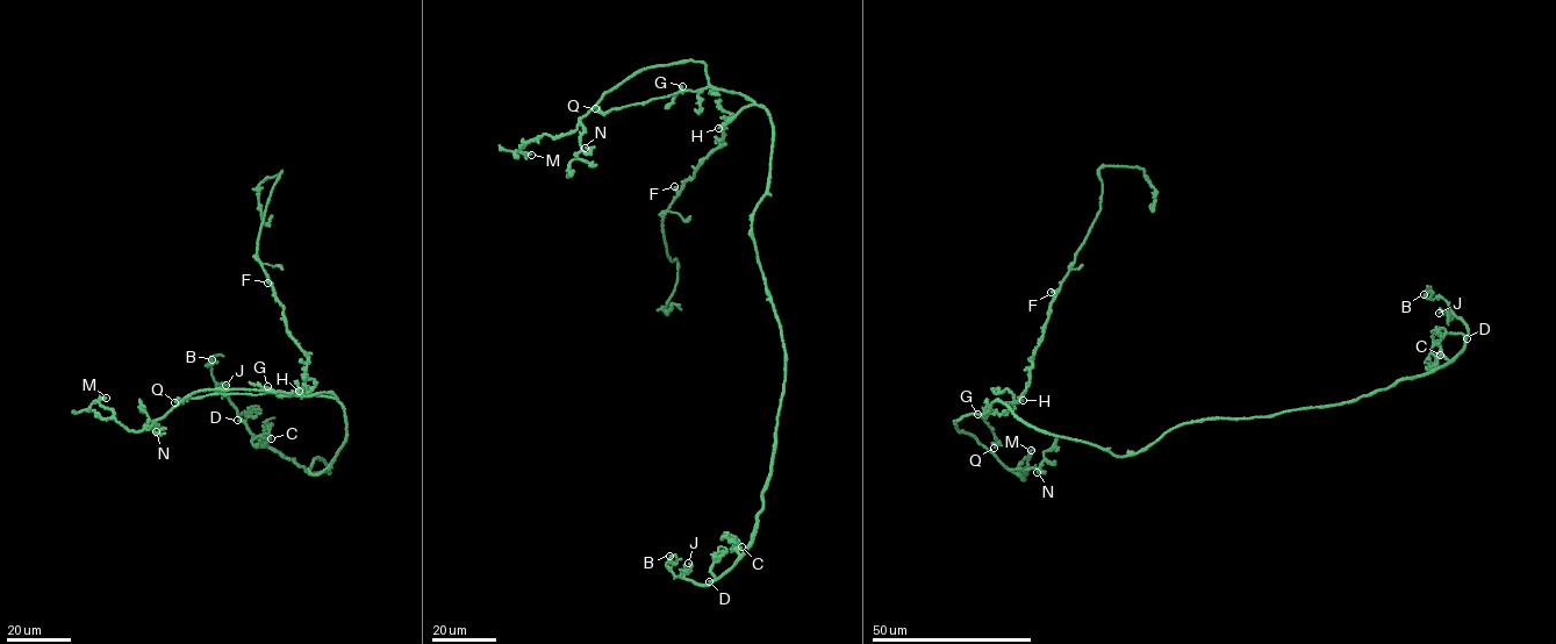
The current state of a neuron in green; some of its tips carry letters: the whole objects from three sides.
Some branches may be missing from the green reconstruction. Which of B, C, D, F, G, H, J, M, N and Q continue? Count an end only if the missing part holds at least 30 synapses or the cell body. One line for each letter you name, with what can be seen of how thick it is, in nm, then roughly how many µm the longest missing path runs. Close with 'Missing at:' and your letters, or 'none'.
D: Thickness 190 nm. Missing length about 45 µm
Missing at: D

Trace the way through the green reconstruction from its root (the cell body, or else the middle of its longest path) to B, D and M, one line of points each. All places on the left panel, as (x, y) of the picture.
B: (329, 465), (309, 474), (313, 460), (323, 459), (328, 473), (310, 474), (251, 433), (206, 365), (212, 359)
D: (329, 465), (309, 474), (313, 460), (323, 459), (328, 473), (310, 474), (237, 420)
M: (329, 465), (348, 433), (344, 410), (332, 394), (194, 391), (136, 431), (94, 402), (106, 398)

